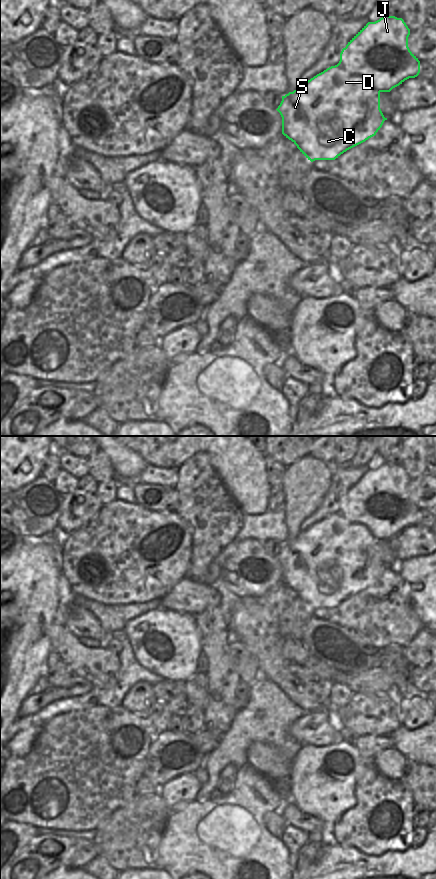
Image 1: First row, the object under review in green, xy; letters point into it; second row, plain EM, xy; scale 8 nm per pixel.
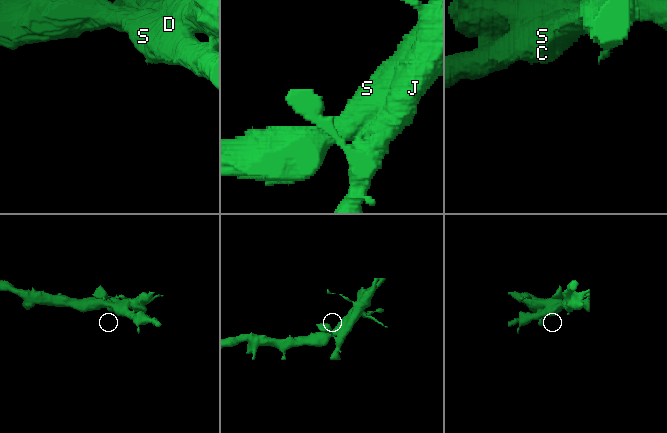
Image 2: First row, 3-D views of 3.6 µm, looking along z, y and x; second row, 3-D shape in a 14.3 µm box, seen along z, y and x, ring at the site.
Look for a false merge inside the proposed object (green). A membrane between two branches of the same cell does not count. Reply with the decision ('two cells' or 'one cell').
two cells

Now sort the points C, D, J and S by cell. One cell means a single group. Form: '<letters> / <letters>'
C D S / J

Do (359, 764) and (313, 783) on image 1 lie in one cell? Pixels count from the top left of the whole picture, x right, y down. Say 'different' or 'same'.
same

